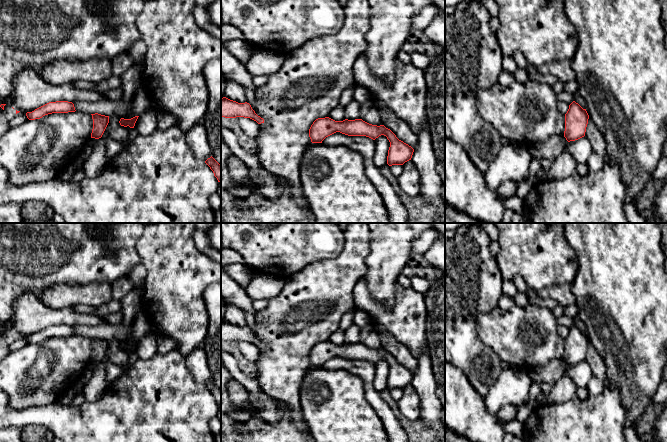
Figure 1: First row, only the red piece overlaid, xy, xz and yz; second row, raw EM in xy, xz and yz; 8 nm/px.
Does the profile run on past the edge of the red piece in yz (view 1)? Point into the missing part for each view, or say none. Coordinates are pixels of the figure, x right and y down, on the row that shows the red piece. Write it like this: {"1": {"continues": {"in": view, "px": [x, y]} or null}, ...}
{"1": {"continues": null}}

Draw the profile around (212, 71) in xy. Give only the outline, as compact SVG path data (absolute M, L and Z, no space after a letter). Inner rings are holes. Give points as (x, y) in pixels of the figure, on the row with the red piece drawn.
M221 58L210 60L204 67L209 101L202 124L207 131L212 157L221 165Z

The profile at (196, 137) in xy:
M202 122L195 124L186 132L186 143L198 161L205 162L212 156L207 131Z

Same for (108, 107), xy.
M105 100L98 102L72 102L77 112L86 112L89 114L101 114L105 116L117 115L120 118L125 116L132 107L130 102L122 102L121 100Z

